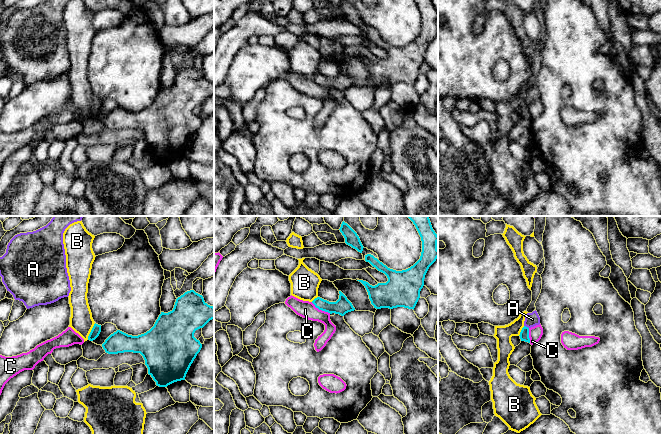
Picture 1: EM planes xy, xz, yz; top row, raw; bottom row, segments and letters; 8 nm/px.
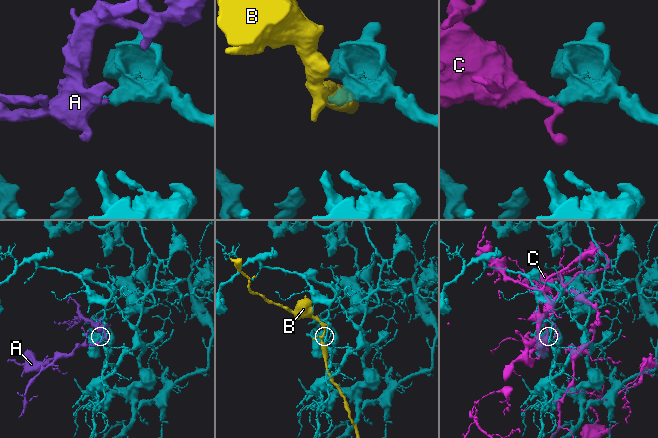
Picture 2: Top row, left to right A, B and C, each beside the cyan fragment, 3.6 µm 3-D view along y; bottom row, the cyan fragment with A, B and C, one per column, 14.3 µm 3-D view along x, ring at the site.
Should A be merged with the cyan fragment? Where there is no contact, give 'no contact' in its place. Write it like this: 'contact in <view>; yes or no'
contact in yz; yes

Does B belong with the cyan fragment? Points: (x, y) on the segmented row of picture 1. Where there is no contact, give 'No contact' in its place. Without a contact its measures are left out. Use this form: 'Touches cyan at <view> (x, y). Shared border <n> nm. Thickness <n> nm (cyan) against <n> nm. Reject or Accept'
Touches cyan at xy (91, 331). Shared border 150 nm. Thickness 70 nm (cyan) against 190 nm. Reject

